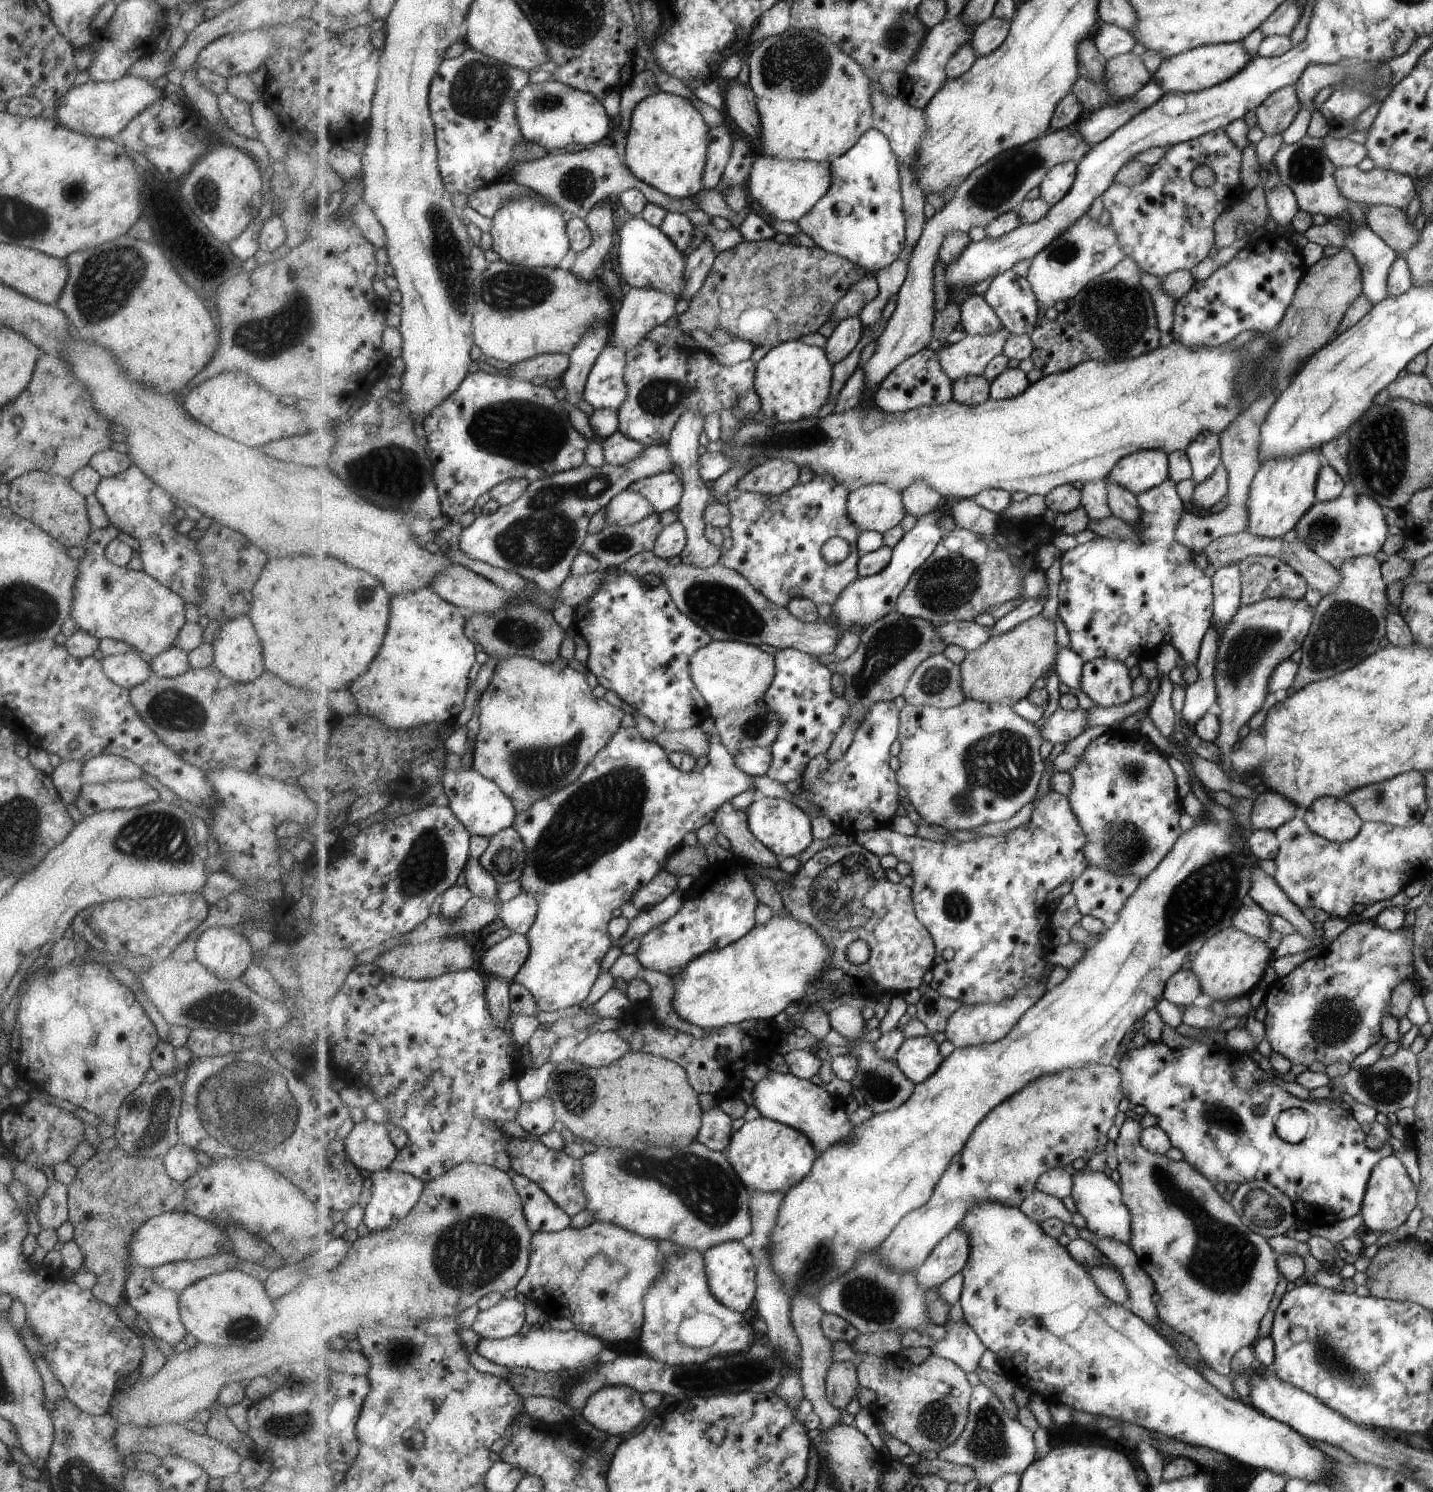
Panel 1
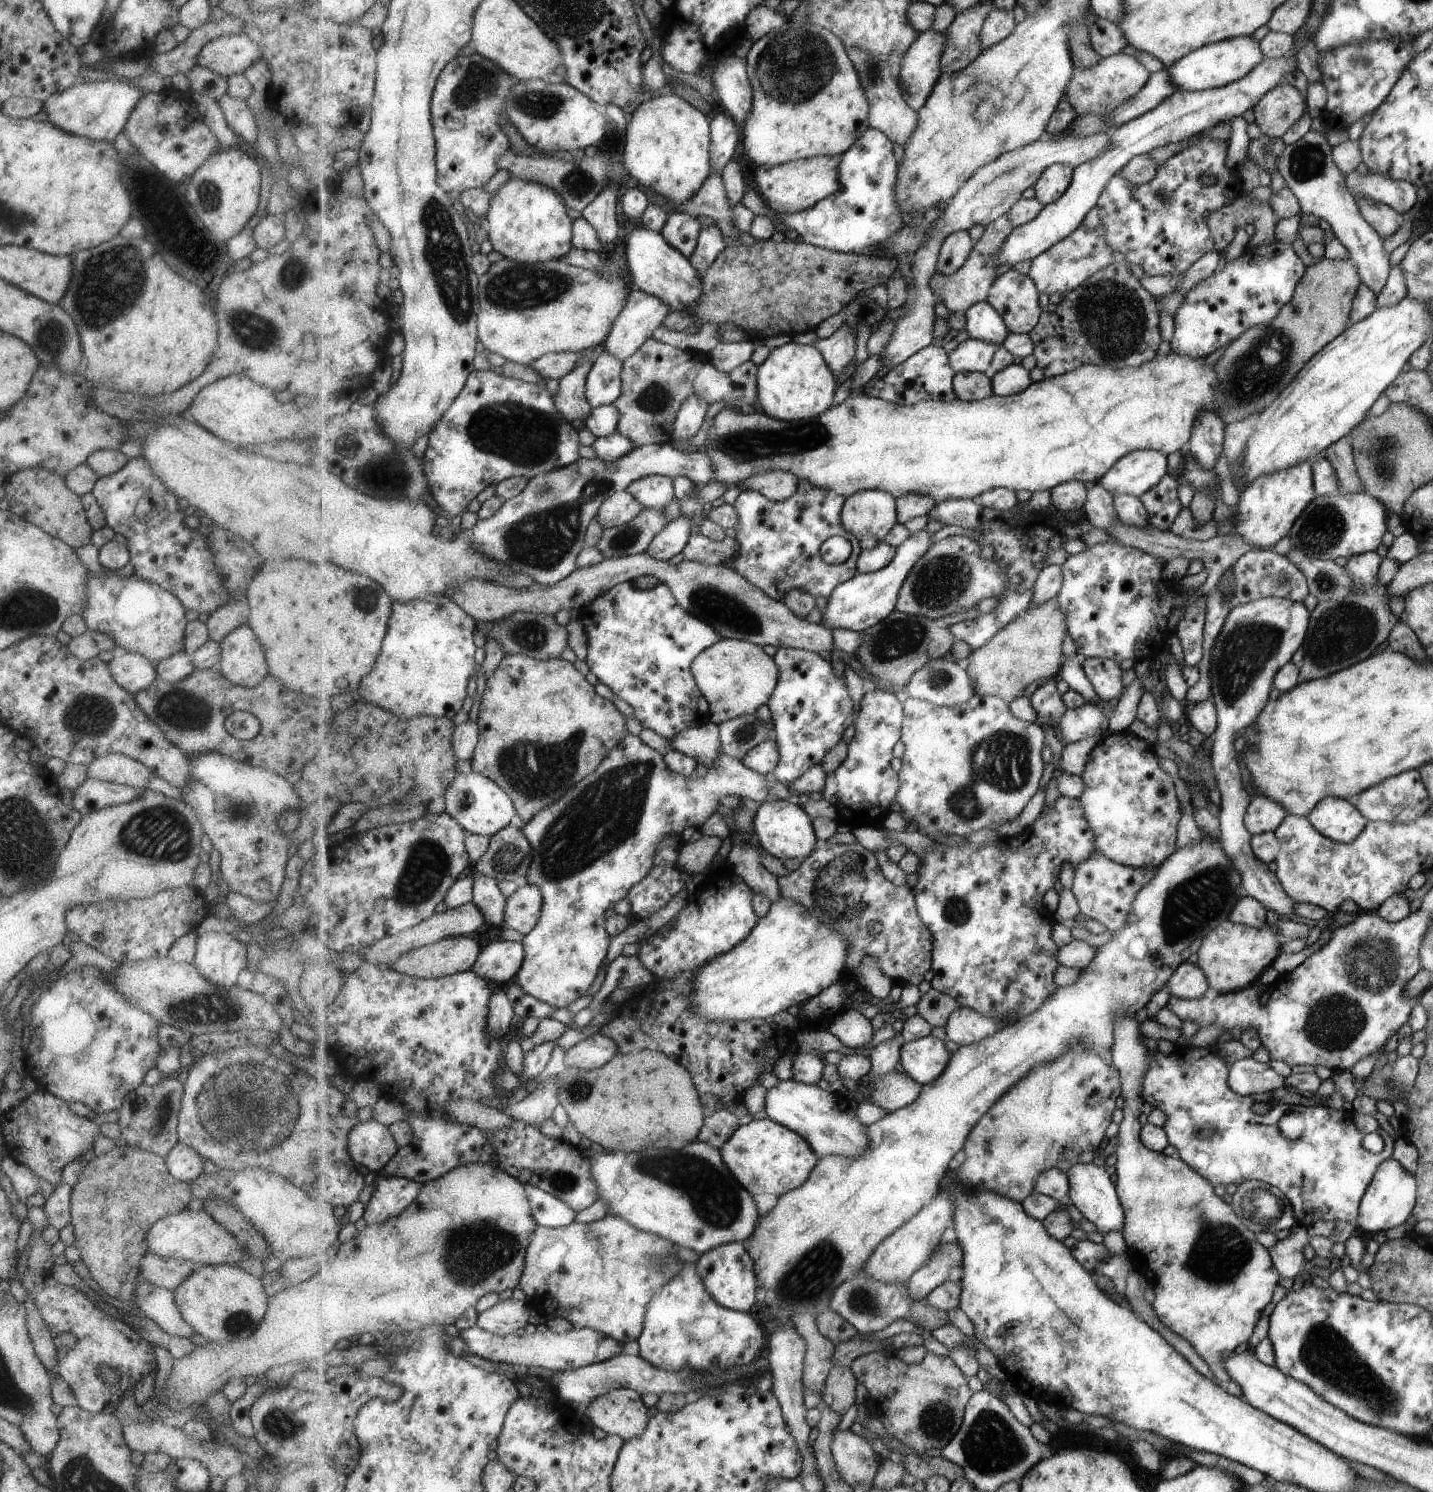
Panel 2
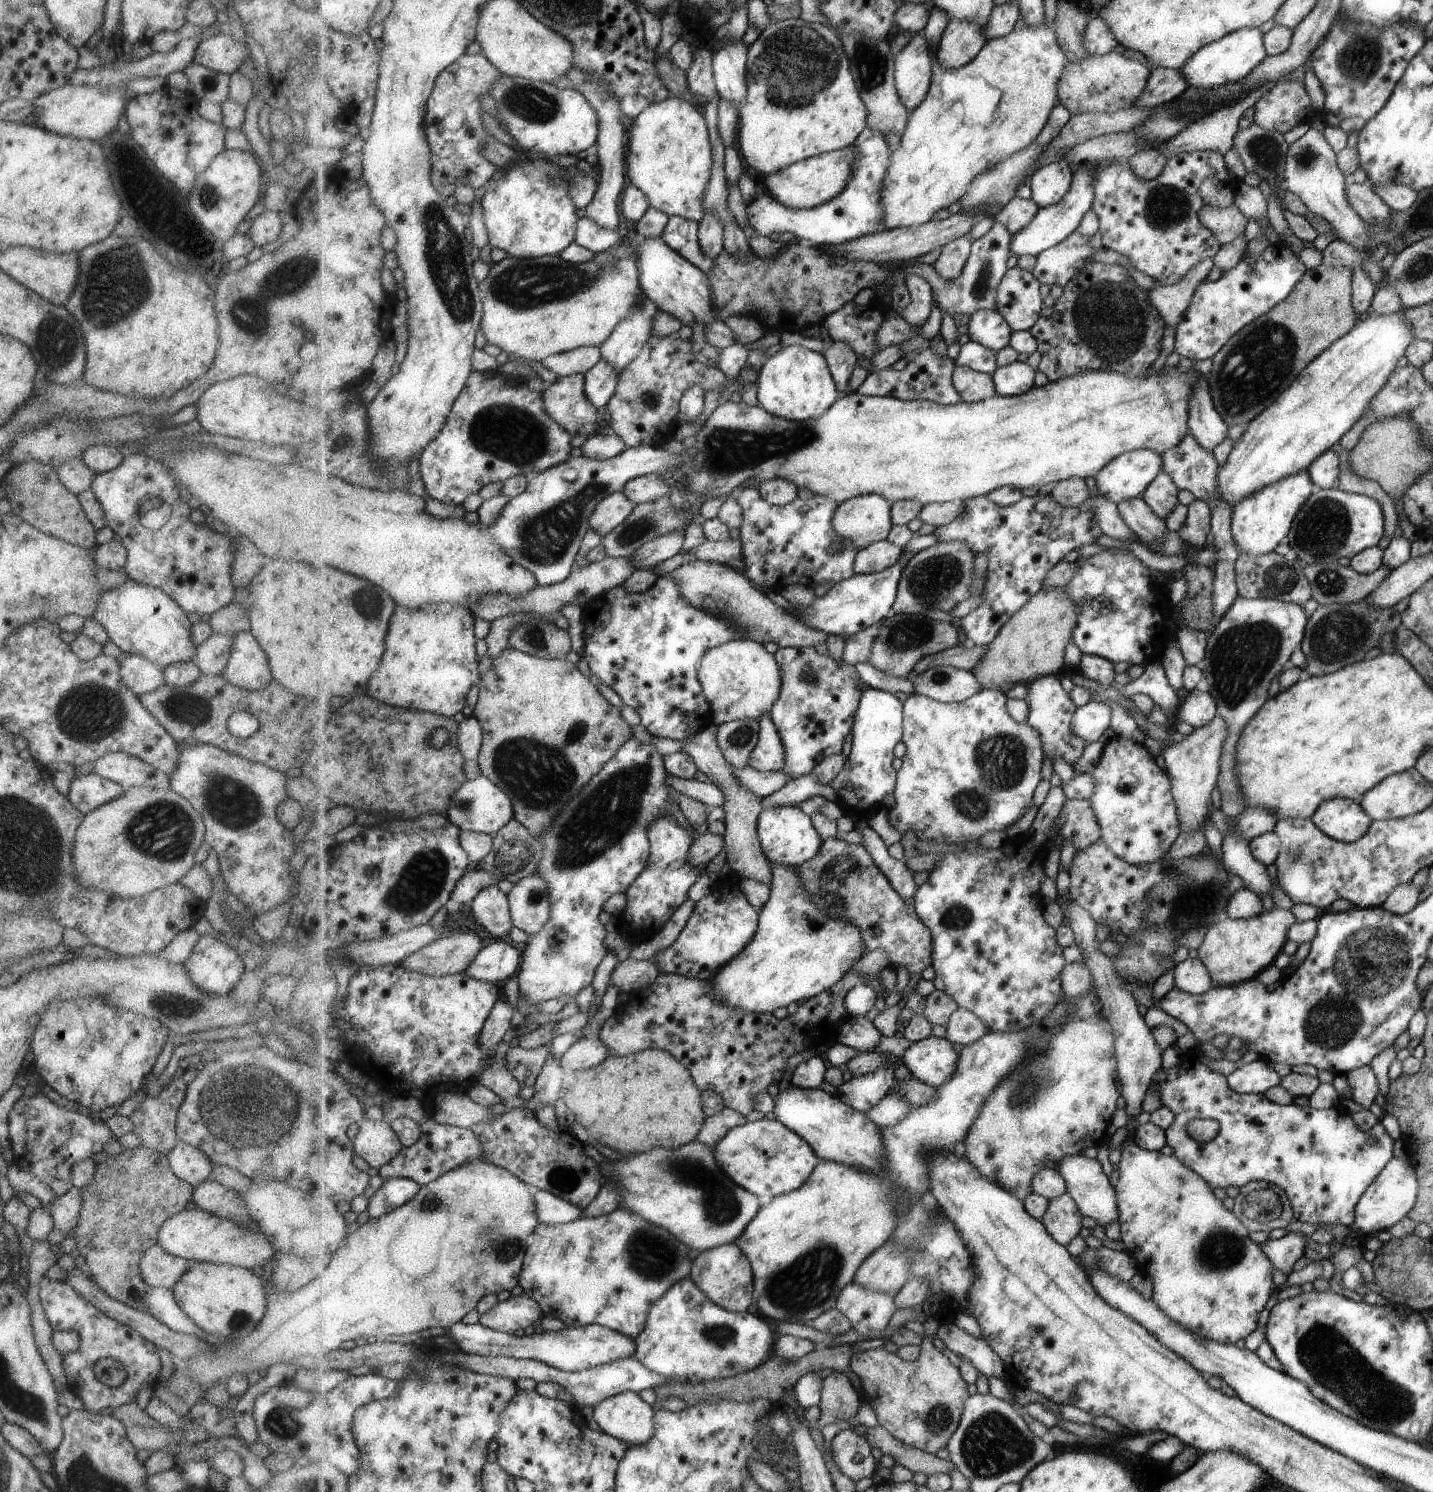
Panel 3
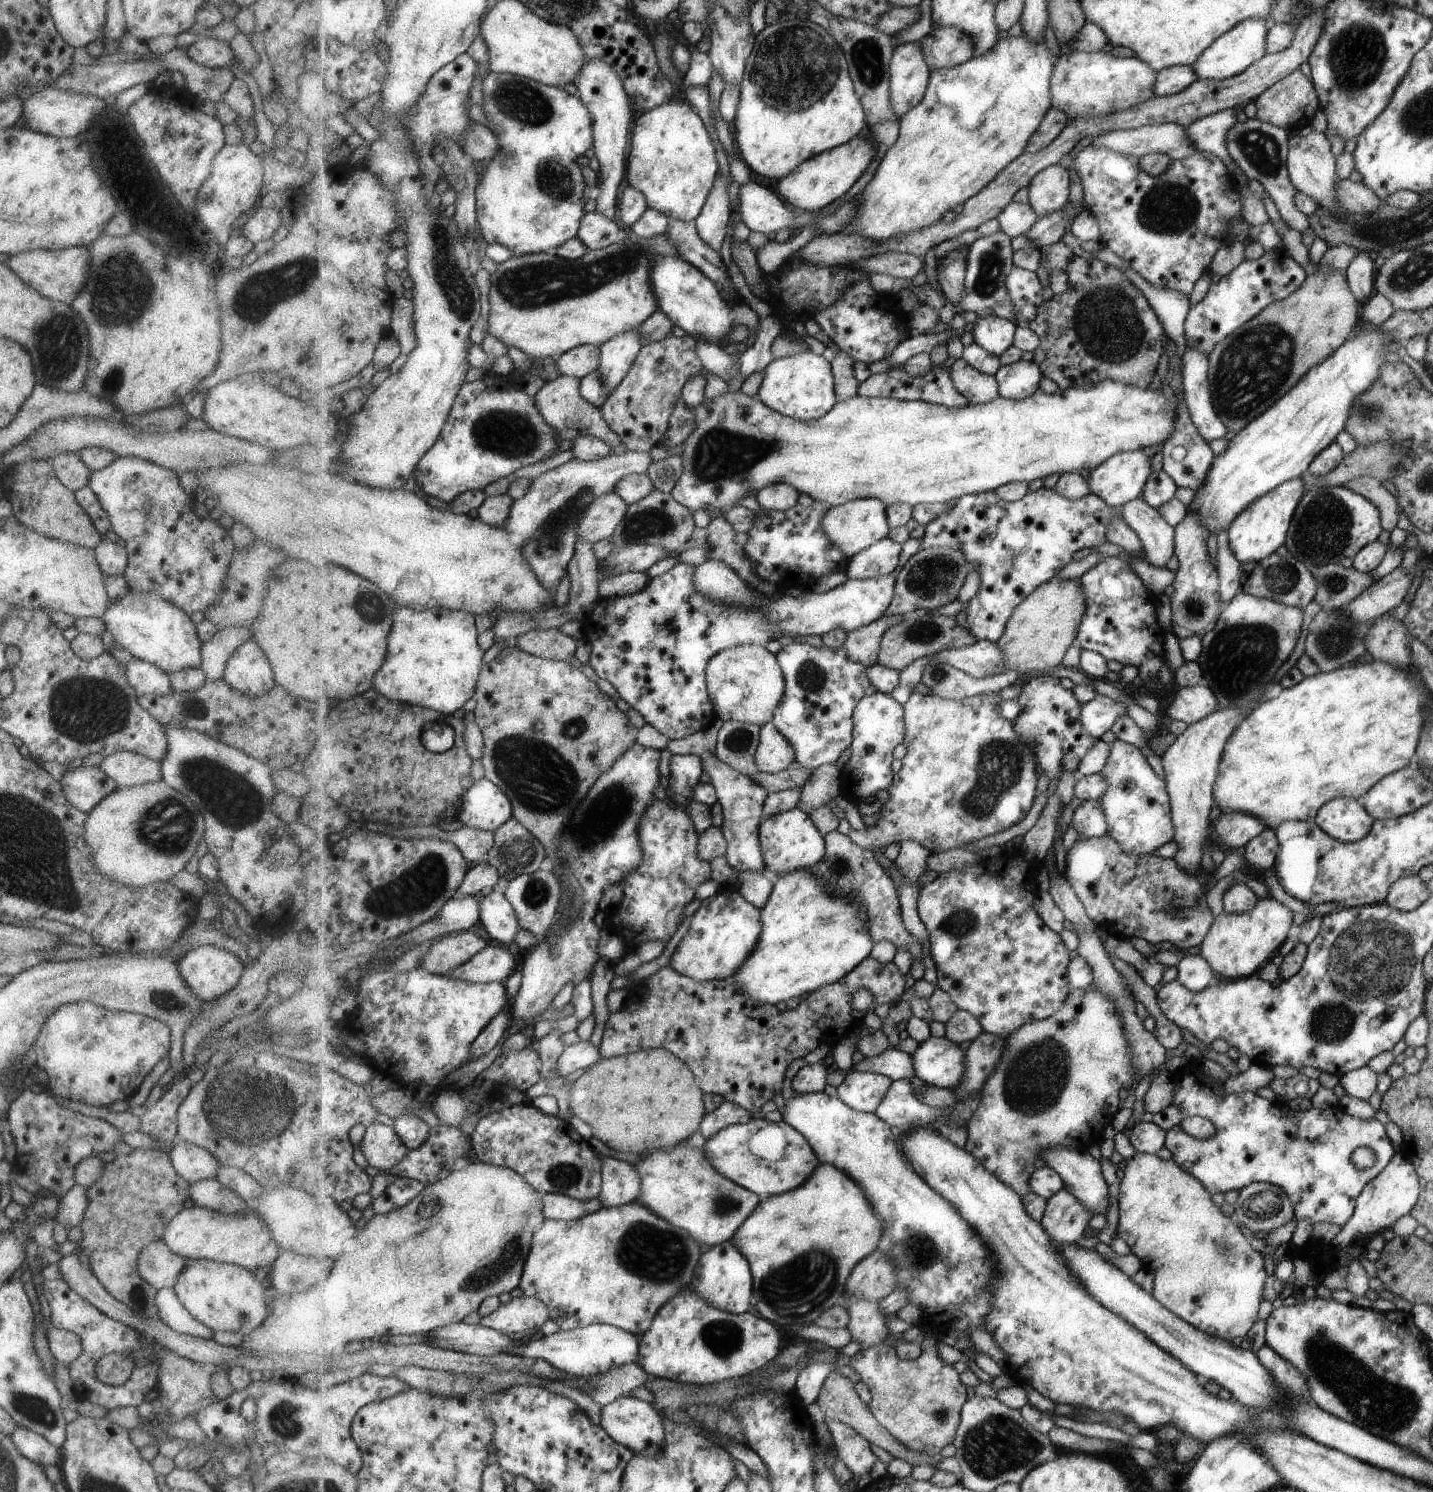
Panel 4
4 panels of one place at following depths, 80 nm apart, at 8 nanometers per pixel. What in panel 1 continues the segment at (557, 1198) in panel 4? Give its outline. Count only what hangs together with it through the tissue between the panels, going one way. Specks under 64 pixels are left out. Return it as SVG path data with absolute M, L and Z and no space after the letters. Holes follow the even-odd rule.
M512 1173L512 1176L524 1200L524 1211L534 1234L539 1231L560 1231L572 1226L573 1217L566 1214L540 1184L519 1173Z

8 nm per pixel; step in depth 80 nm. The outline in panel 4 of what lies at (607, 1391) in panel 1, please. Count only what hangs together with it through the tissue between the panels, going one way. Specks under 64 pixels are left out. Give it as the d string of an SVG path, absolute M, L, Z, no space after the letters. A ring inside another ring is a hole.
M633 1396L619 1397L615 1402L601 1408L600 1424L618 1443L646 1457L657 1457L666 1442L666 1424L653 1402L644 1402Z

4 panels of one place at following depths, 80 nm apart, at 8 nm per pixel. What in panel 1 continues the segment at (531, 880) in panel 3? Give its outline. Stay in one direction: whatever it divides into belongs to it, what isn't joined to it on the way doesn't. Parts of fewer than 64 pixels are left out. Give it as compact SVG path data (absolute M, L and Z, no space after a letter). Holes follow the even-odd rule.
M525 891L501 904L500 919L512 932L527 935L535 925L538 916L537 898Z

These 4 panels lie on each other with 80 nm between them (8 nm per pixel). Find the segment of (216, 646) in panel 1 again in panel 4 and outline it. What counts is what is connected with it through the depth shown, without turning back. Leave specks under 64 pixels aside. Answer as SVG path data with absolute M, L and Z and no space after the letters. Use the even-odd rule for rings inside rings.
M253 638L240 644L229 655L222 679L248 697L266 695L276 685L271 665Z

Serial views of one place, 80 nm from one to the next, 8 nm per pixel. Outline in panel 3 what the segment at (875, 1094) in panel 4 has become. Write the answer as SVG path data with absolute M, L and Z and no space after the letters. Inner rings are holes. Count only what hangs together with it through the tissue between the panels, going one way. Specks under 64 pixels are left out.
M884 1054L884 1057L886 1062L877 1072L854 1076L837 1088L837 1094L849 1106L867 1113L888 1095L896 1082L895 1068L901 1058L891 1054Z

